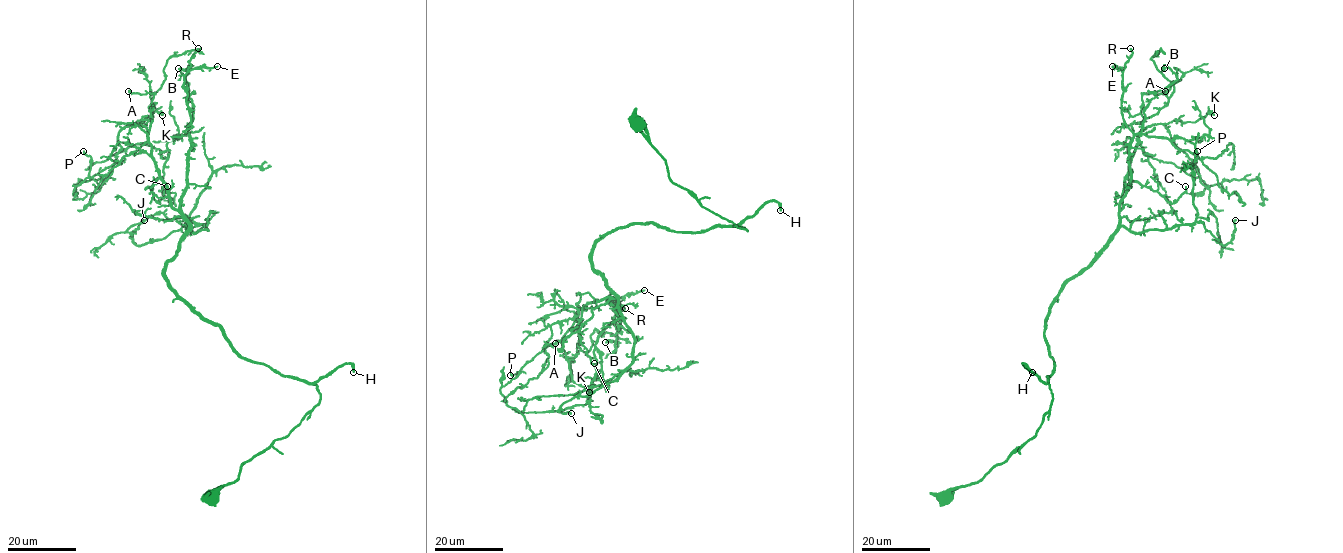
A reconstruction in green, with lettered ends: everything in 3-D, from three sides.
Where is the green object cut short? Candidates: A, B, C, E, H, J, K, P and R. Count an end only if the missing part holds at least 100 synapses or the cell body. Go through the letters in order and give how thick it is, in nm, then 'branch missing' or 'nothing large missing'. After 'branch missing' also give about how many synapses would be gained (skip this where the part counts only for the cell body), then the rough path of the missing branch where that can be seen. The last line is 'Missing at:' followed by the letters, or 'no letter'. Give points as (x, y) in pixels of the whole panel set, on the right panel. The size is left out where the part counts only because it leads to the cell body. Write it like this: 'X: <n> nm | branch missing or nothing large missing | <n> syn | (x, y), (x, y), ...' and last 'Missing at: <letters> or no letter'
A: 280 nm | nothing large missing
B: 150 nm | nothing large missing
C: 160 nm | nothing large missing
E: 170 nm | nothing large missing
H: 260 nm | branch missing | 300 syn | (1032, 372), (1088, 275), (1109, 215), (1150, 163), (1142, 133), (1159, 113), (1111, 103), (1091, 61), (1176, 56)
J: 170 nm | nothing large missing
K: 110 nm | nothing large missing
P: 190 nm | nothing large missing
R: 190 nm | nothing large missing
Missing at: H

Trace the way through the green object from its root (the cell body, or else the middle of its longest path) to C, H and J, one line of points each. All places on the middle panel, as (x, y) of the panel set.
C: (637, 124), (673, 183), (747, 231), (648, 222), (601, 237), (591, 266), (615, 296), (577, 327), (594, 363)
H: (637, 124), (665, 161), (669, 178), (703, 207), (747, 231), (738, 225), (766, 202), (776, 201), (780, 210)
J: (637, 124), (673, 183), (747, 231), (635, 223), (596, 243), (632, 362), (566, 401), (571, 413)

